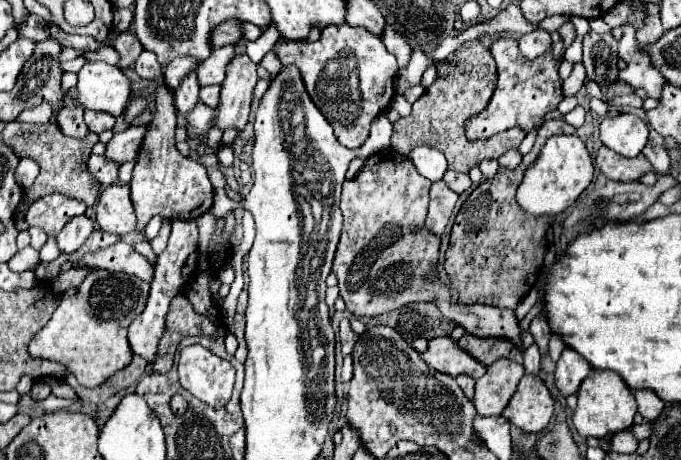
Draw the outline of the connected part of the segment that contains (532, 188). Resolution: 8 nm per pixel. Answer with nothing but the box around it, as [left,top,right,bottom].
[517,134,593,216]

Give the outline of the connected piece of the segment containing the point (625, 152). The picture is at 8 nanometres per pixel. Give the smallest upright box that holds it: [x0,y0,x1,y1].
[601,114,649,158]

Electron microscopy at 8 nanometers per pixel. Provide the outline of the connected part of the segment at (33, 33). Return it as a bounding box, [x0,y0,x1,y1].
[17,14,49,42]

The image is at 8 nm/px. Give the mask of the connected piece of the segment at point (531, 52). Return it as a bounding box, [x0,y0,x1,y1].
[519,30,551,60]

